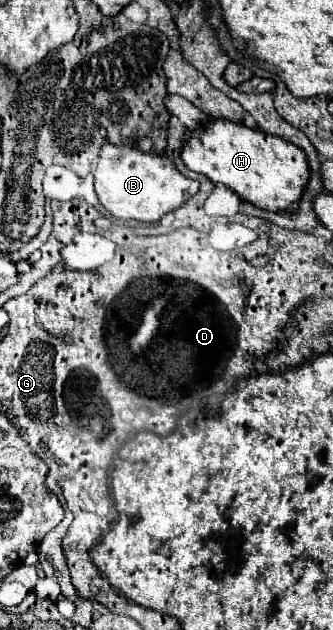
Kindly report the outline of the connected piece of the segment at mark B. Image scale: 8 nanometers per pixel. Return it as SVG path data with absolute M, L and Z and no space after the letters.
M104 143L94 171L94 189L100 203L112 217L122 221L158 223L166 213L182 207L198 187L200 183L178 173L168 157L142 153L132 145Z

